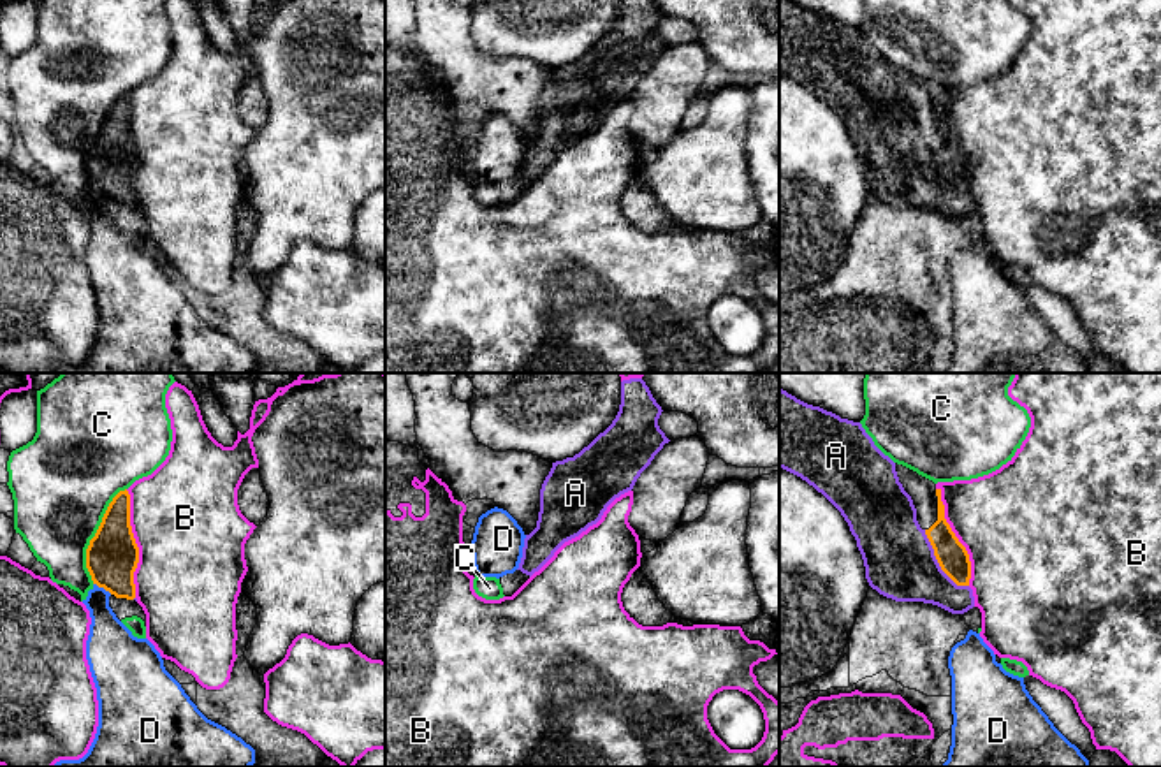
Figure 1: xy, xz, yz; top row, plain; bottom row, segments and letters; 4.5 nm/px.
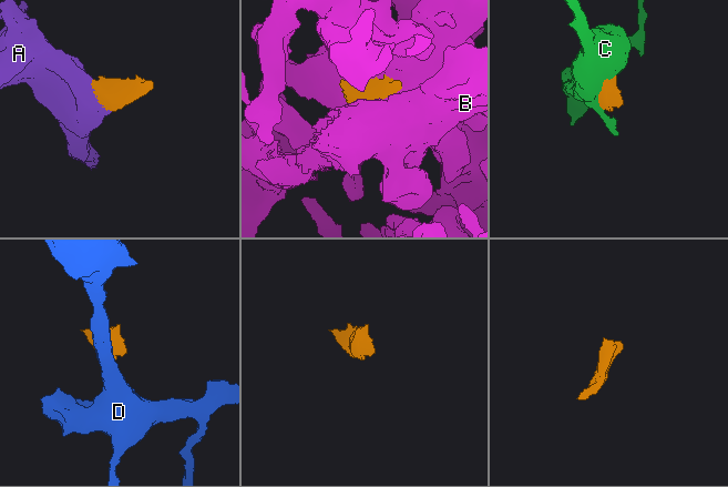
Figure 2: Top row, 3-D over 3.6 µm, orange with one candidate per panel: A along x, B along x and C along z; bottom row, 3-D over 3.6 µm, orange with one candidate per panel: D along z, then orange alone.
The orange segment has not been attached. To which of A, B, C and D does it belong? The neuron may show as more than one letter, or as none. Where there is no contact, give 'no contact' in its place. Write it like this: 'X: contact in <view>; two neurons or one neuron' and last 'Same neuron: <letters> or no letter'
A: contact in yz; one neuron
B: contact in xy; two neurons
C: contact in xy; two neurons
D: contact in xy; two neurons
Same neuron: A

